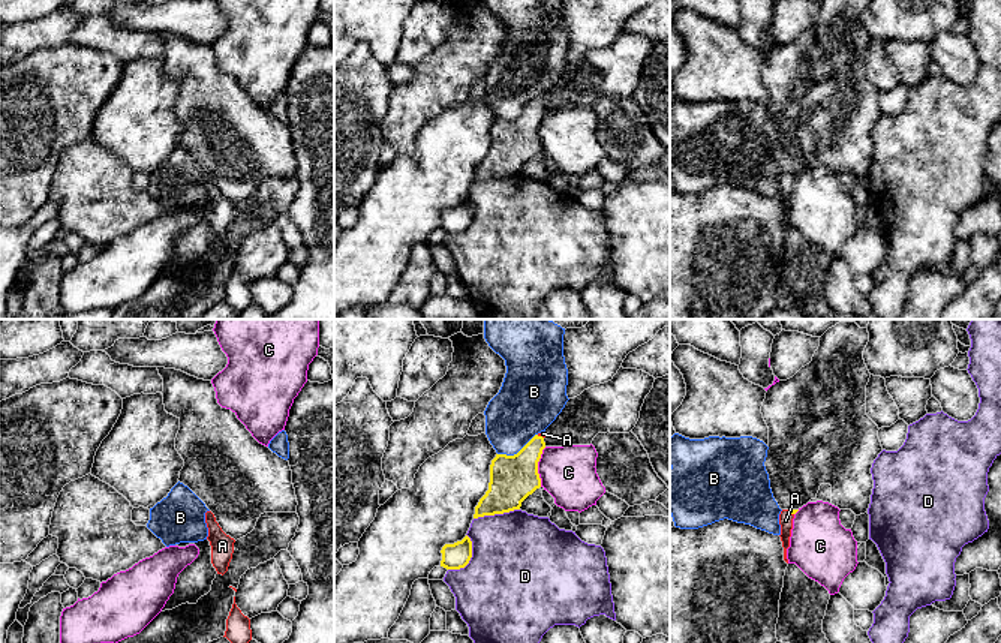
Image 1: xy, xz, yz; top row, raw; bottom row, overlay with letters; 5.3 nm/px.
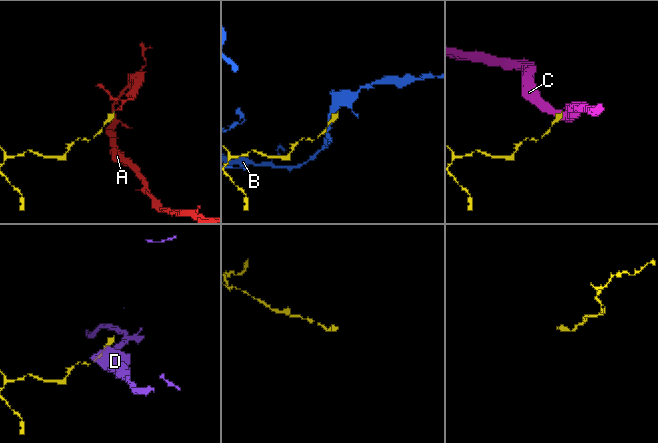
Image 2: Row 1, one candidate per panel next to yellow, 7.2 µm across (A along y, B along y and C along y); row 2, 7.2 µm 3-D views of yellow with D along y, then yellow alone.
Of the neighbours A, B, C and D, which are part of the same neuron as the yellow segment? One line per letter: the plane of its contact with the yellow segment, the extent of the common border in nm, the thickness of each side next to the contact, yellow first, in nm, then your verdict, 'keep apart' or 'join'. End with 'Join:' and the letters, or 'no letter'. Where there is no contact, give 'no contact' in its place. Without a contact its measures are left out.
A: meets yellow in yz; contact 40 nm long; 20 nm thick on the yellow side, 80 nm on the other; join
B: meets yellow in xz; contact 240 nm long; 240 nm thick on the yellow side, 320 nm on the other; keep apart
C: meets yellow in xz; contact 220 nm long; 240 nm thick on the yellow side, 300 nm on the other; keep apart
D: meets yellow in xz; contact 220 nm long; 140 nm thick on the yellow side, 500 nm on the other; keep apart
Join: A

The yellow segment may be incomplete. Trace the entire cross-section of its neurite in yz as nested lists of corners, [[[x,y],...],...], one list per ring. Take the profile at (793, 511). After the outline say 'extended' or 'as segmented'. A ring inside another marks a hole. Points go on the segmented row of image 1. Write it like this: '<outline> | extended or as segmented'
[[[782,510],[781,514],[779,514],[779,525],[781,525],[781,541],[782,541],[782,547],[784,547],[784,561],[788,564],[788,559],[787,559],[787,549],[790,547],[790,537],[791,537],[791,529],[793,529],[793,519],[794,519],[794,514],[797,513],[799,510],[793,510],[793,511],[788,511],[788,510]]] | extended

